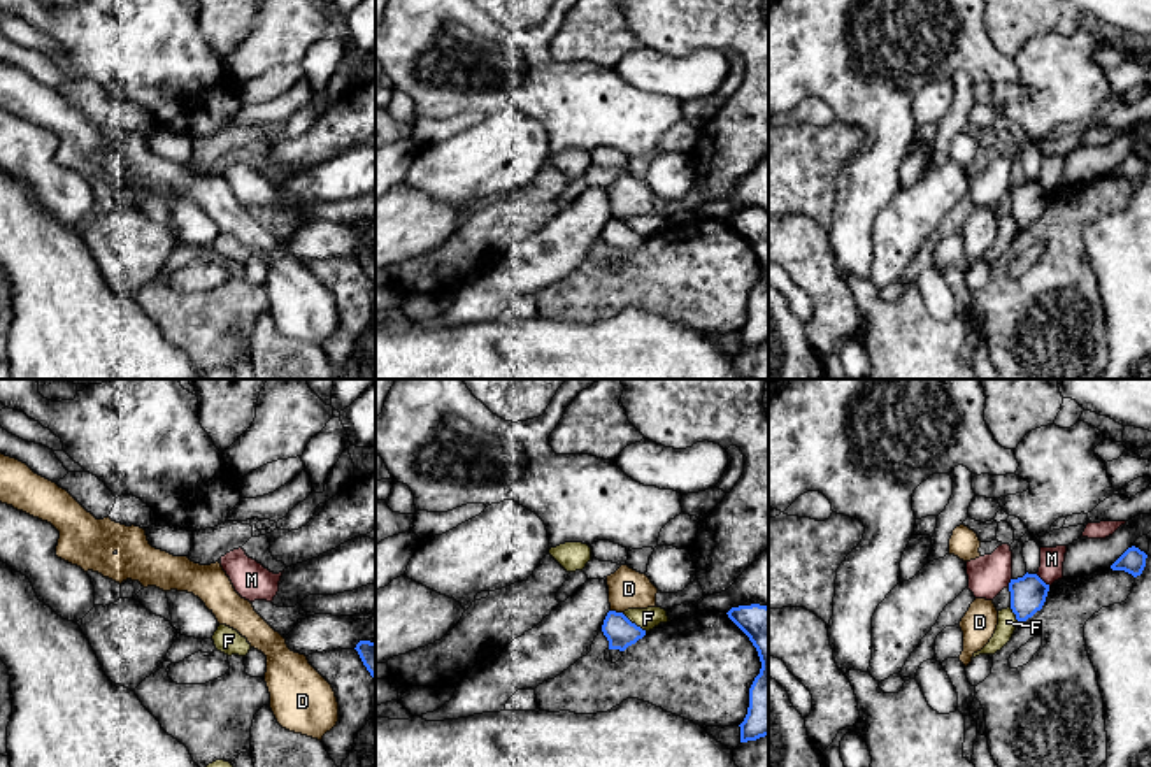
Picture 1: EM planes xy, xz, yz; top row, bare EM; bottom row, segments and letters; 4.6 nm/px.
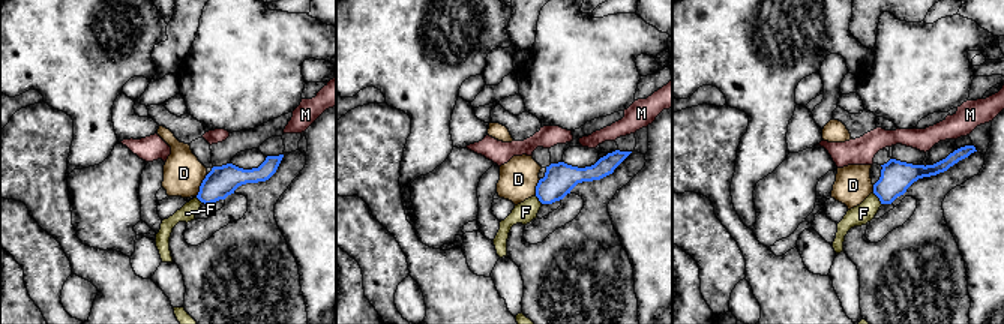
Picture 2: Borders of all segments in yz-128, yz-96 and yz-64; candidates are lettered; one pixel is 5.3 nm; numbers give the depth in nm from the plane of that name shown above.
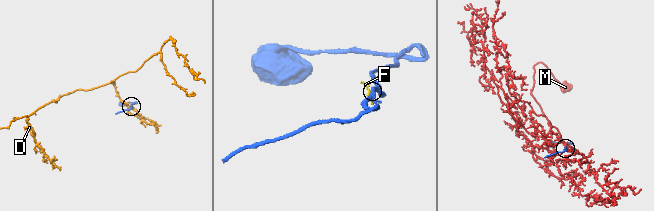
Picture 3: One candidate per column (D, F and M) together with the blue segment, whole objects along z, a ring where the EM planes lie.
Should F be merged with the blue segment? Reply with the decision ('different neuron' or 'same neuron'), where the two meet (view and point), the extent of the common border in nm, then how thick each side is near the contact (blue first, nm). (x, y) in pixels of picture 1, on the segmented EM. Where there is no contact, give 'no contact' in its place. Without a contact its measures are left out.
different neuron | xz (634, 623) | 150 nm | 140/100 nm

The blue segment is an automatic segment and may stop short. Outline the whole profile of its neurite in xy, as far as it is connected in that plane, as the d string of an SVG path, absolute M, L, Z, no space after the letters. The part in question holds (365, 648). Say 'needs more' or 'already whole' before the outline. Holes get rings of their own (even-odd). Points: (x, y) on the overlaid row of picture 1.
already whole | M360 641L354 649L375 683L375 642Z

